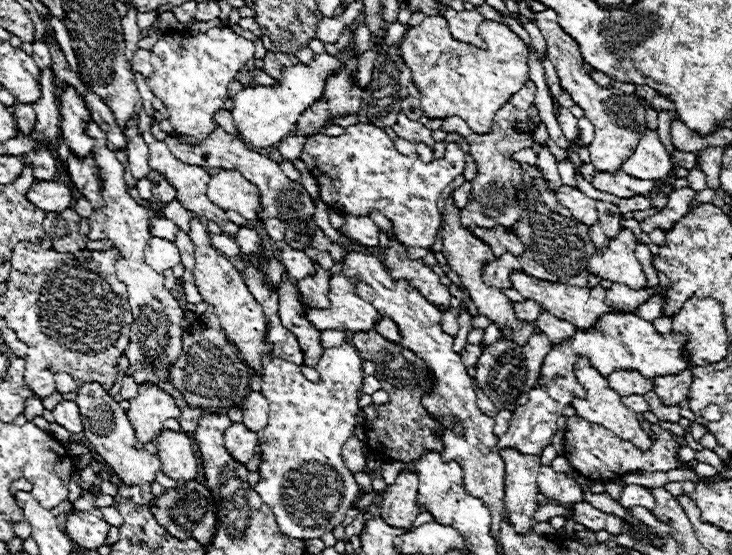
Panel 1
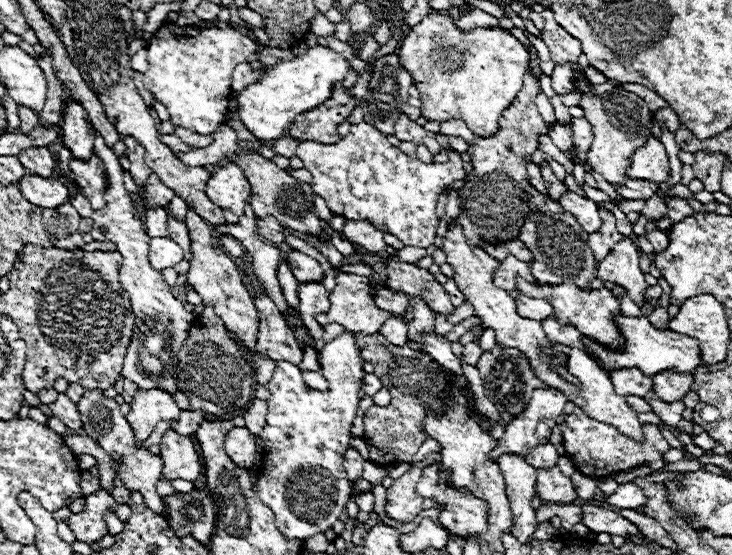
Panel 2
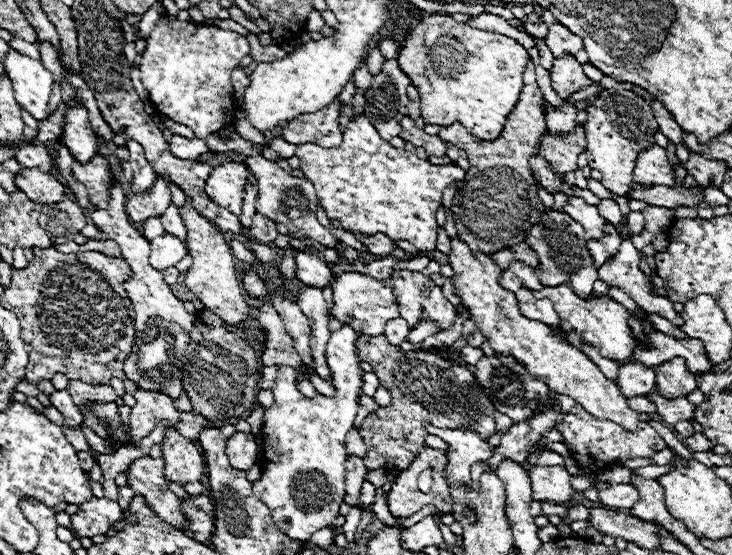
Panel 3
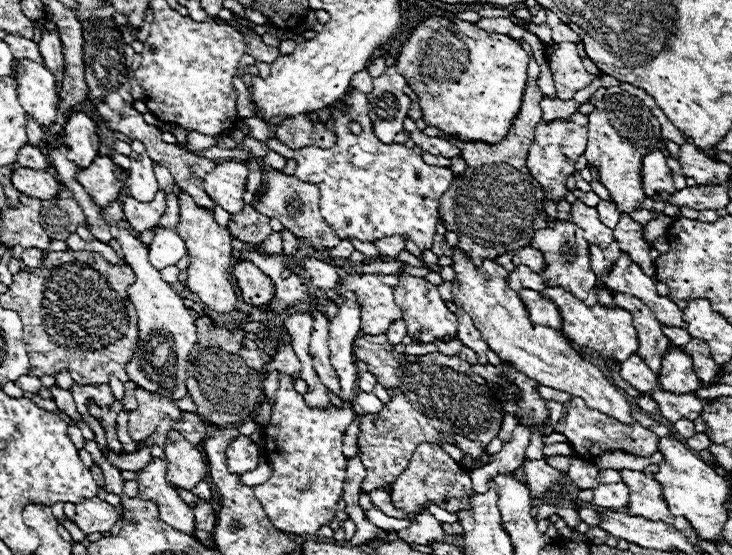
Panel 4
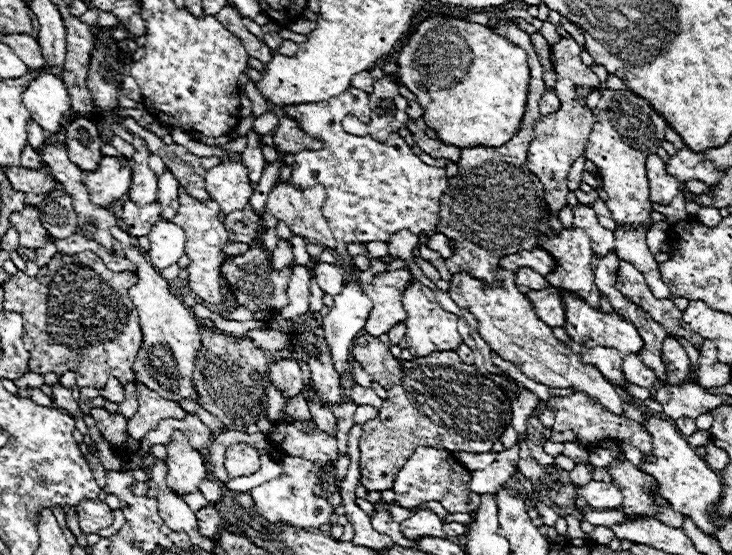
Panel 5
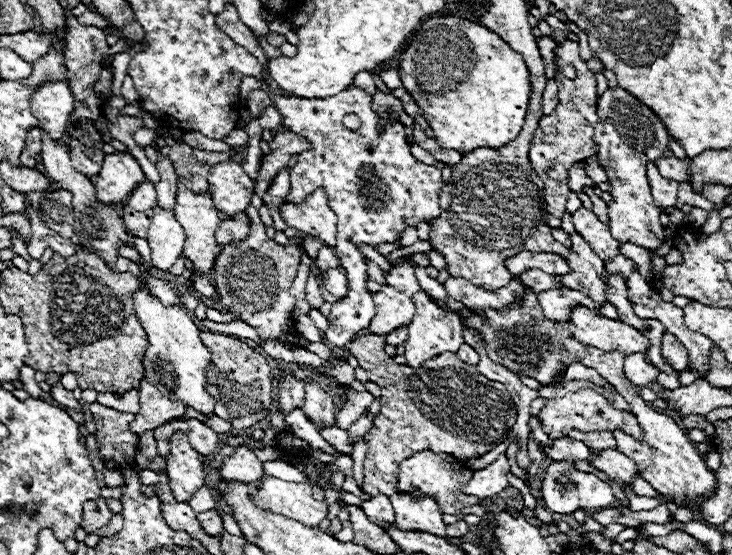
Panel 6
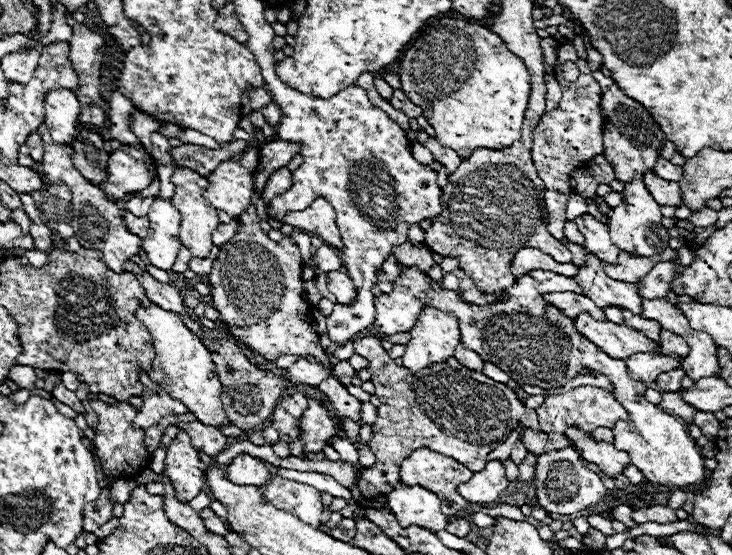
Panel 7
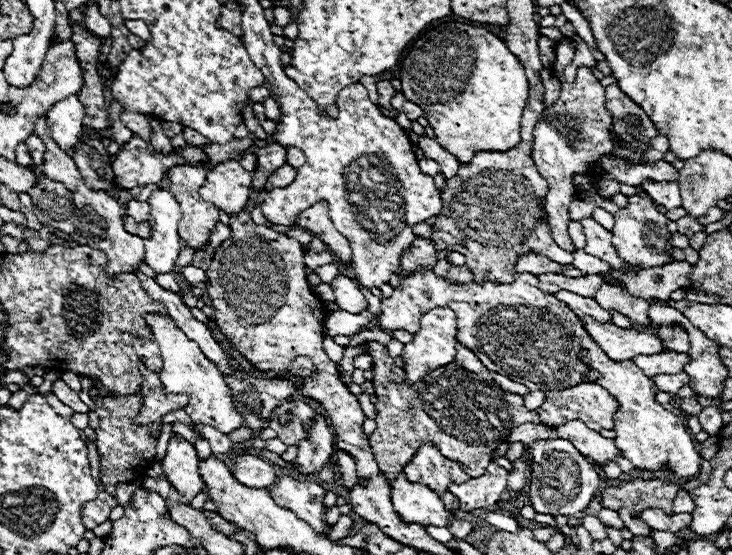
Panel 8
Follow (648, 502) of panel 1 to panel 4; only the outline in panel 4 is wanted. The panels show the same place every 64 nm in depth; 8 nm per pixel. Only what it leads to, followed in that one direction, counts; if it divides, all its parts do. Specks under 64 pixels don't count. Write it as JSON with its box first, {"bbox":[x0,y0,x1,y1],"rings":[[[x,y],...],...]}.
{"bbox":[592,482,628,510],"rings":[[[622,482],[610,484],[610,486],[598,484],[596,488],[592,488],[592,492],[594,492],[592,504],[606,508],[606,510],[620,510],[628,502],[628,488]]]}

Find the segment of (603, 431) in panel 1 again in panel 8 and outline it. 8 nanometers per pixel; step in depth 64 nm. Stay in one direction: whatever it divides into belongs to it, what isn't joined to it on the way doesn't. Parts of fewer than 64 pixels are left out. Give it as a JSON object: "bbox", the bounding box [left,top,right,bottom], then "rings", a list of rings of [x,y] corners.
{"bbox":[536,384,616,430],"rings":[[[578,384],[578,386],[572,386],[572,388],[566,388],[566,390],[556,390],[556,392],[546,392],[546,398],[544,398],[544,404],[536,410],[538,416],[540,416],[540,422],[542,424],[548,424],[548,426],[556,426],[556,424],[562,424],[562,422],[568,422],[568,420],[582,420],[586,422],[586,426],[590,426],[592,430],[612,430],[614,426],[614,412],[616,412],[616,402],[614,398],[598,384]]]}

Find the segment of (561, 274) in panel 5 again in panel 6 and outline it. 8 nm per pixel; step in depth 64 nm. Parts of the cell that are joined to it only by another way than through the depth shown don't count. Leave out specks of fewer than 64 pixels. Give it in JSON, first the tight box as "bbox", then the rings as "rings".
{"bbox":[558,234,608,308],"rings":[[[580,234],[570,236],[570,240],[572,240],[572,254],[566,262],[568,262],[568,266],[574,266],[574,270],[570,274],[558,276],[558,278],[562,278],[562,282],[566,282],[566,286],[576,288],[578,292],[592,298],[594,304],[598,308],[602,308],[602,304],[608,302],[606,300],[606,284],[602,278],[604,276],[604,264],[590,250],[586,240],[580,238]]]}

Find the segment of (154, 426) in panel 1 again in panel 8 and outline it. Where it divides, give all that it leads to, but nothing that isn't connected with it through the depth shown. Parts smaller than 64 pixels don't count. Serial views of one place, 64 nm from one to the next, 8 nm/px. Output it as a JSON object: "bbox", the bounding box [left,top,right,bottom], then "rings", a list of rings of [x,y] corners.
{"bbox":[134,364,188,424],"rings":[[[144,364],[140,366],[142,372],[142,394],[144,394],[144,404],[140,414],[136,416],[134,422],[138,424],[152,424],[156,420],[160,420],[164,414],[172,412],[172,410],[180,410],[186,408],[188,404],[188,396],[186,394],[170,394],[164,390],[160,376],[156,372],[150,372]]]}

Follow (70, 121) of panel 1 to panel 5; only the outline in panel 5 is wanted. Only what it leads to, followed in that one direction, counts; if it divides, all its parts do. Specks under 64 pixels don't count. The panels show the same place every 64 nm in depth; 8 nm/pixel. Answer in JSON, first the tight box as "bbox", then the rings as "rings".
{"bbox":[66,118,104,172],"rings":[[[76,118],[66,126],[66,148],[68,158],[74,162],[80,170],[92,172],[98,168],[98,162],[102,158],[104,142],[88,118]]]}

